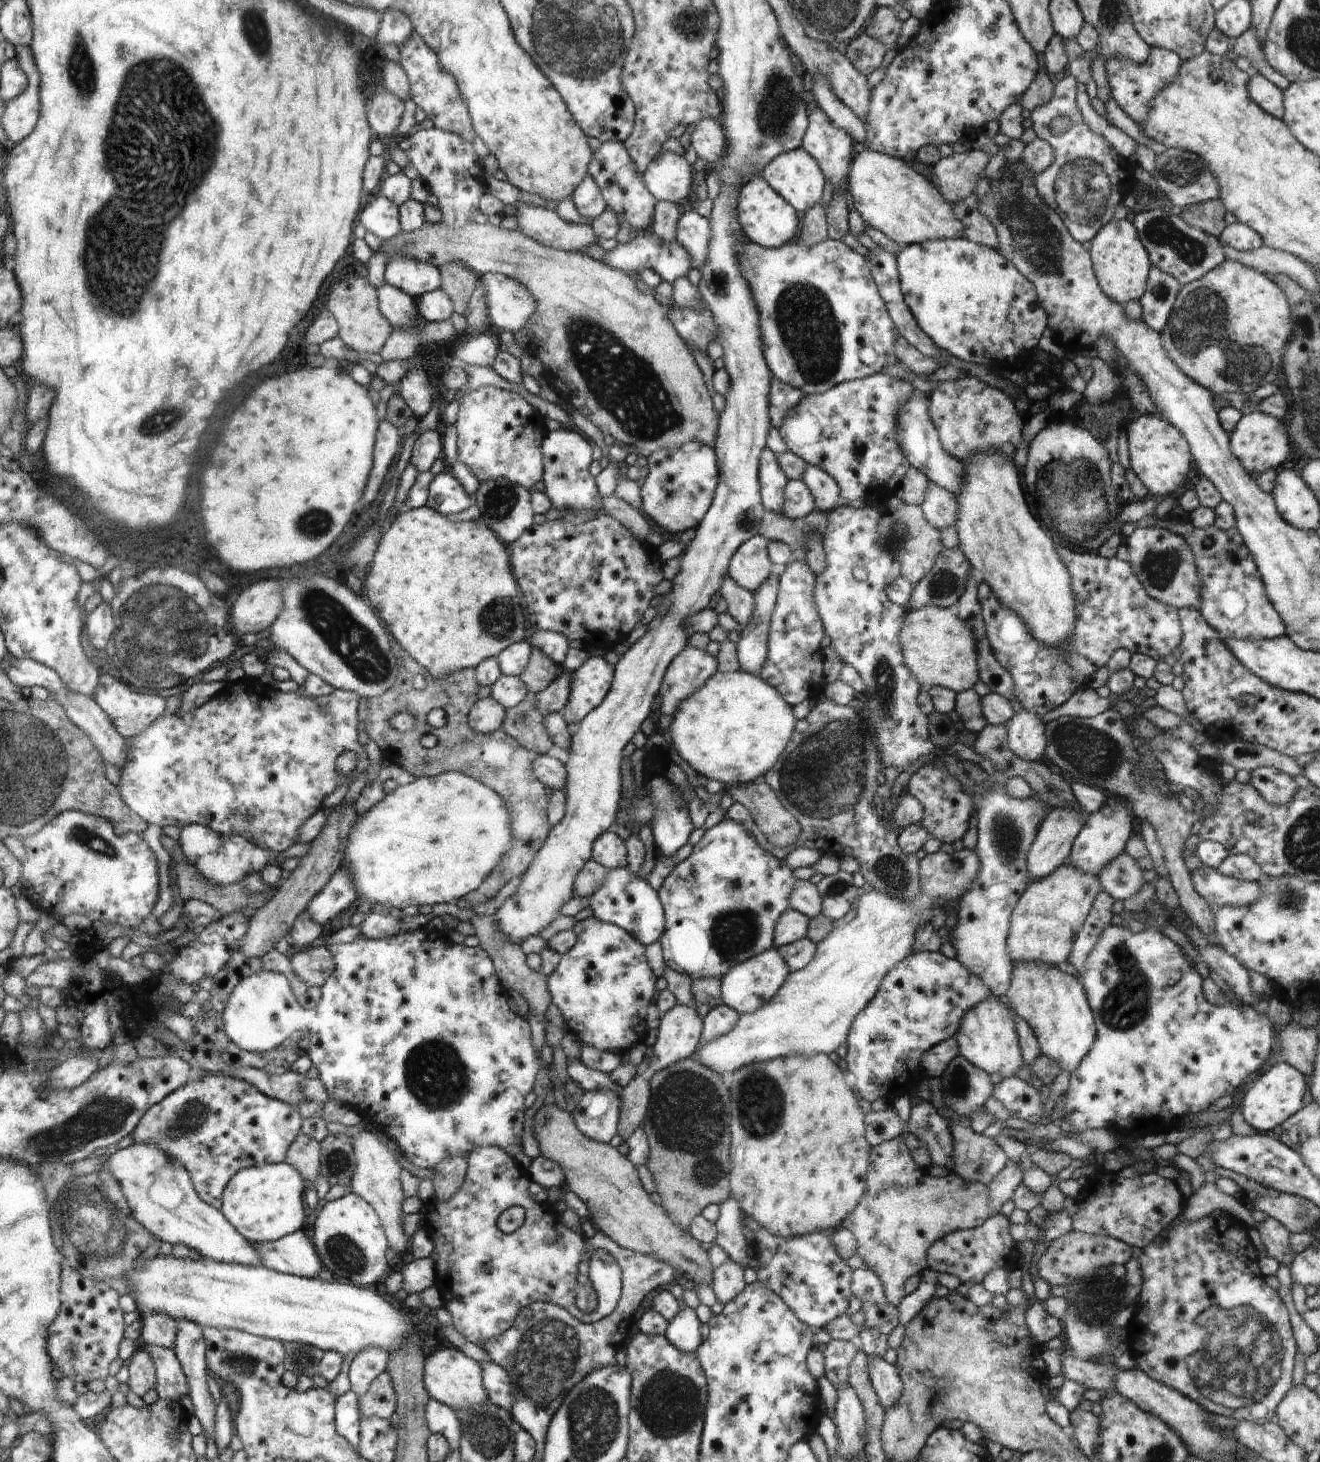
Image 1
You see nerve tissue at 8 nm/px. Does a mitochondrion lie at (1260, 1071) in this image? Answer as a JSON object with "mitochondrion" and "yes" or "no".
{"mitochondrion":"no"}

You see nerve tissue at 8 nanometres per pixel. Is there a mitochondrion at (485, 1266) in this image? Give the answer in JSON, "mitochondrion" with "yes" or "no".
{"mitochondrion":"yes"}

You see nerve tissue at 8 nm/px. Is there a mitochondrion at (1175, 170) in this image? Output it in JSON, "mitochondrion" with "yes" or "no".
{"mitochondrion":"yes"}

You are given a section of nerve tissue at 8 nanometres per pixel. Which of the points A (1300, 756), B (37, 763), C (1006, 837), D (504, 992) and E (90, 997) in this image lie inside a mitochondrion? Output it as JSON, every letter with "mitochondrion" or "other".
{"A":"other","B":"mitochondrion","C":"mitochondrion","D":"other","E":"other"}

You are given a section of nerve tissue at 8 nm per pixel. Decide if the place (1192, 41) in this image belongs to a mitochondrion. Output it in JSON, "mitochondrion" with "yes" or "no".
{"mitochondrion":"no"}

